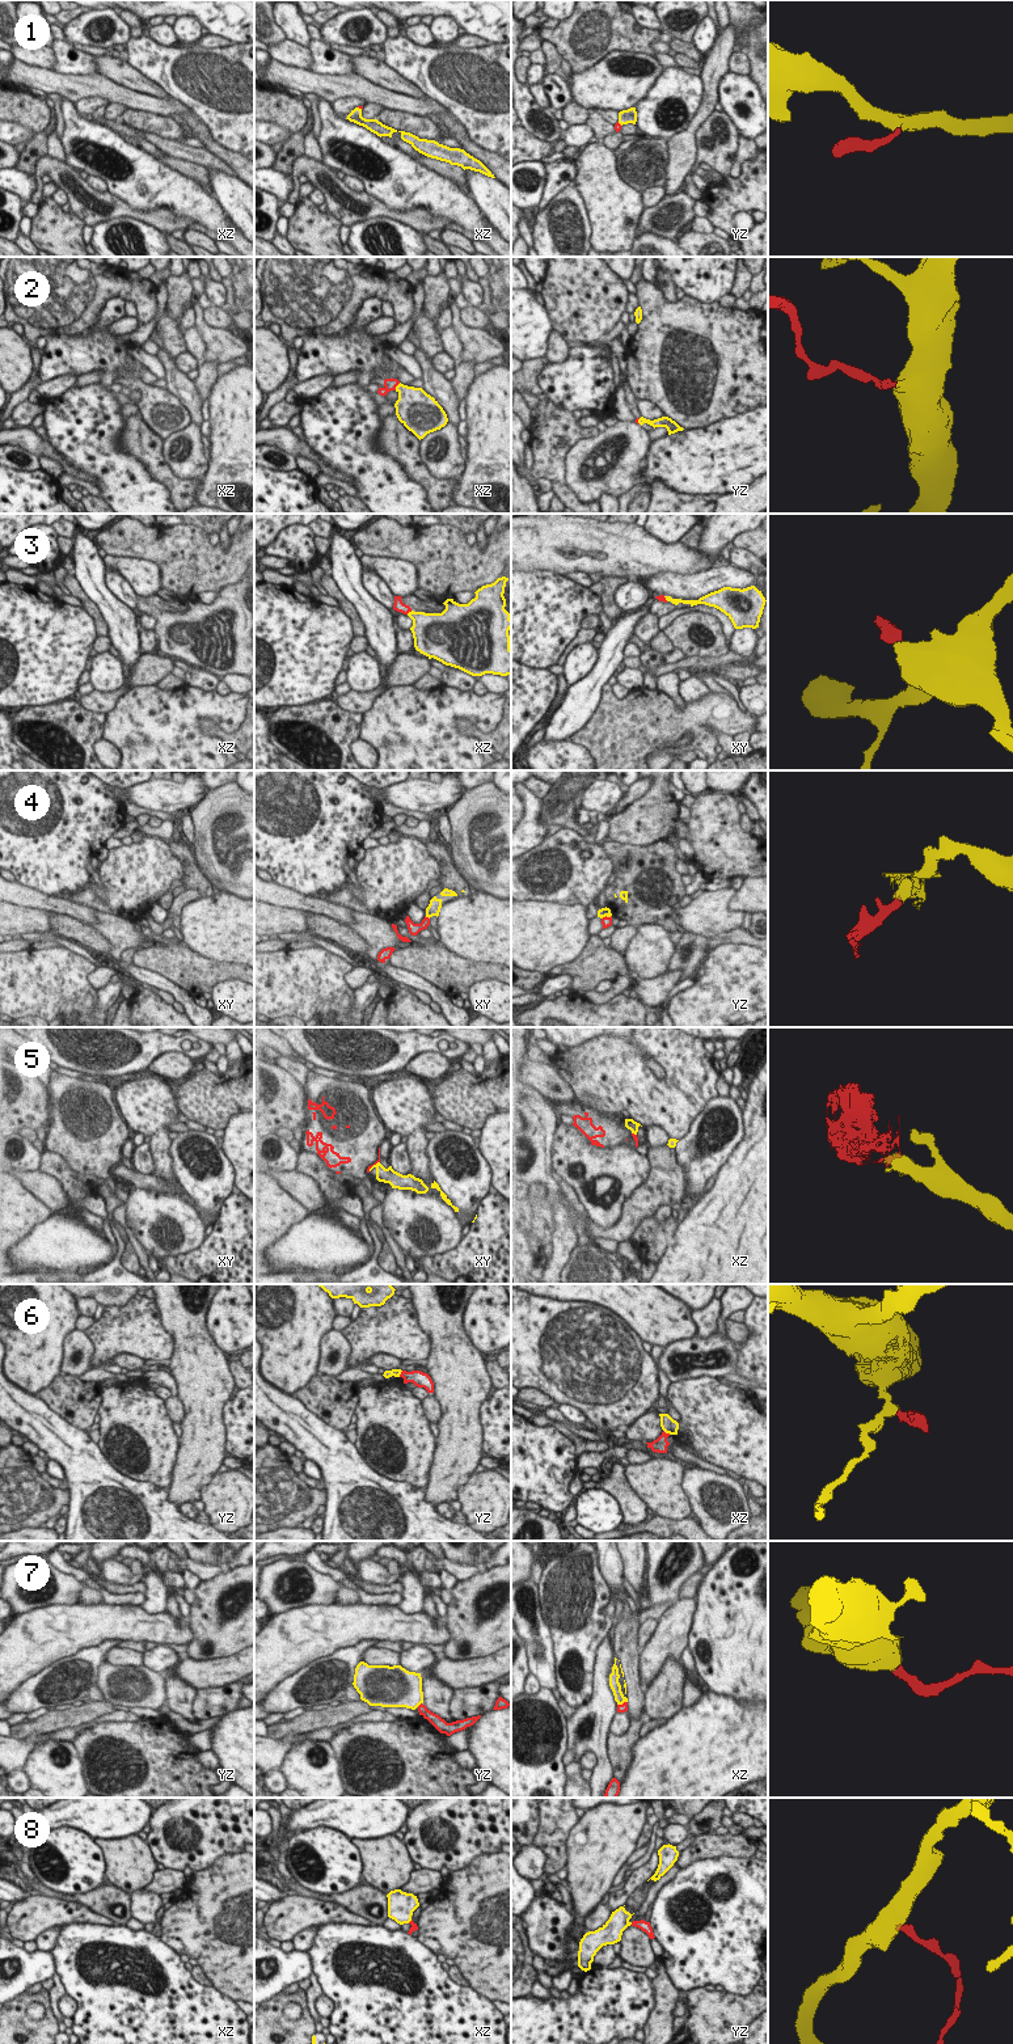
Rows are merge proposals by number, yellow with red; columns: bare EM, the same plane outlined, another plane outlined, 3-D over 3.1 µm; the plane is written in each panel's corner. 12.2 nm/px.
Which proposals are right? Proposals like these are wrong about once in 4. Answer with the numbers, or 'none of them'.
1, 2, 3, 4, 8

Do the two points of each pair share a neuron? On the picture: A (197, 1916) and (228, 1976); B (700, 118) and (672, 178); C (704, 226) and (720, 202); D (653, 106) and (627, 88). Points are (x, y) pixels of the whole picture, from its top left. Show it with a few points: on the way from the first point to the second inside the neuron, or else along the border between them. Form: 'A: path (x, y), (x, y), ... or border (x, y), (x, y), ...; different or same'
A: path (211, 1930), (228, 1949), (228, 1962); same
B: path (689, 132), (683, 144), (680, 164); same
C: border (707, 218), (714, 227); different
D: border (661, 75), (634, 106); different

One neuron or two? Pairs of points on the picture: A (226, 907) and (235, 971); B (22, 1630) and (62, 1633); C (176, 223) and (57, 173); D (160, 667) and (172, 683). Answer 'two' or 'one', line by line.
A: two
B: one
C: one
D: two

